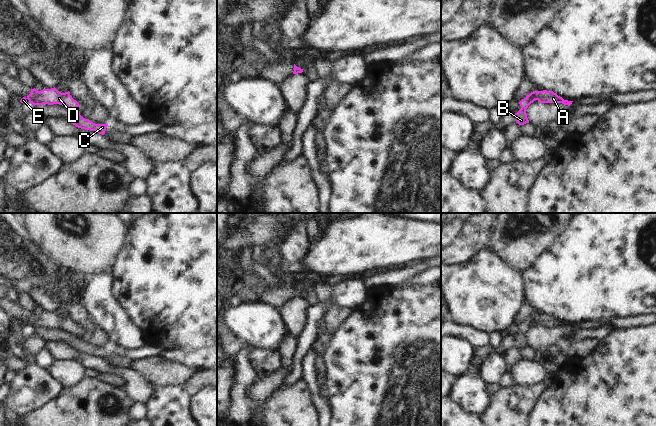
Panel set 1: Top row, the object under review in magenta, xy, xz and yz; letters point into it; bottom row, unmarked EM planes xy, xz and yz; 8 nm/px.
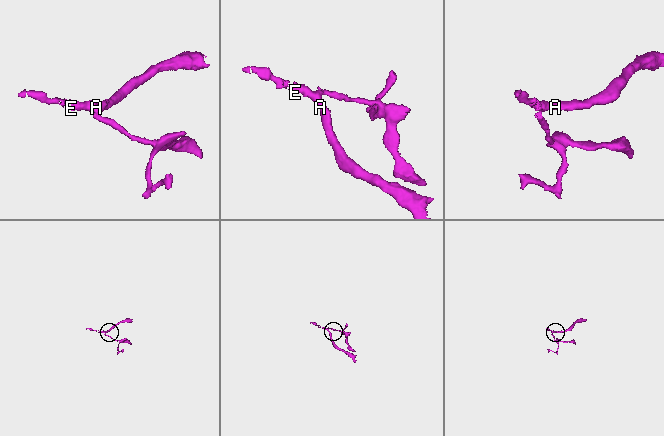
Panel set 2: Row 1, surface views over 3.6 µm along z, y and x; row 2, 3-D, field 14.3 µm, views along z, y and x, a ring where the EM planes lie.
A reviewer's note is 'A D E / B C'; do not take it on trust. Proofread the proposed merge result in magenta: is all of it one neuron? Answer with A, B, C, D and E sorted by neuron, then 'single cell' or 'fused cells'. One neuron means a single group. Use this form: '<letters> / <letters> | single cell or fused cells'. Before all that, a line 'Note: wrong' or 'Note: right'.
Note: right
A D E / B C | fused cells

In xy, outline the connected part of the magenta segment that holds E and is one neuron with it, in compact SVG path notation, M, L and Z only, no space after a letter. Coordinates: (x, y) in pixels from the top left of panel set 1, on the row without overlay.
M55 311L51 313L43 313L40 316L35 312L31 313L30 318L20 324L21 327L27 325L32 327L34 330L59 328L67 331L69 334L76 334L80 331L79 327L72 322L69 315L61 317Z

